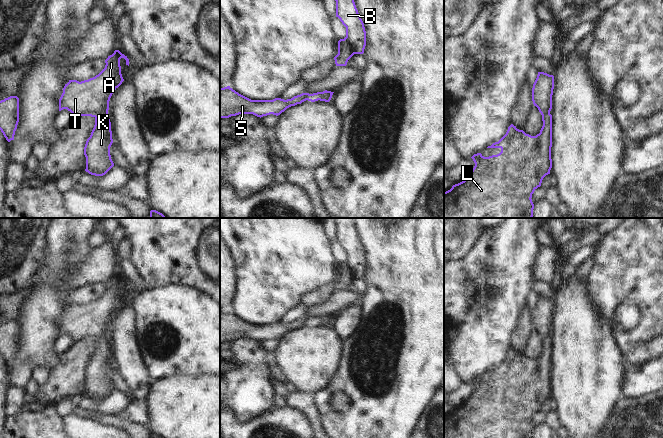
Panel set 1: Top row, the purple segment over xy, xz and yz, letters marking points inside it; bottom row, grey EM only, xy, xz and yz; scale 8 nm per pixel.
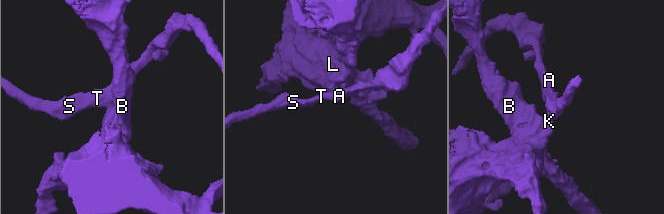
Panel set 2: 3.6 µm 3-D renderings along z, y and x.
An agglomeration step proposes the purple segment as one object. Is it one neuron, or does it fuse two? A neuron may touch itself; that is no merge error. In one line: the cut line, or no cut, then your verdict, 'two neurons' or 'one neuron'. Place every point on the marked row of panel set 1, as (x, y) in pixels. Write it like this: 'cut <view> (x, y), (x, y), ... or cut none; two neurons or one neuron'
cut xz (332, 93), (322, 95), (319, 99); two neurons

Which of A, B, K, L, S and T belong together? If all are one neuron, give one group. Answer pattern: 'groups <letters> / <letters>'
groups A S T / B K L

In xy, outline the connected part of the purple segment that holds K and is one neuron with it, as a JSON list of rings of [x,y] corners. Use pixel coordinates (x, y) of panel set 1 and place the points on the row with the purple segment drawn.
[[[96,115],[94,128],[84,147],[86,172],[95,176],[103,176],[114,166],[110,155],[112,143],[109,115]]]

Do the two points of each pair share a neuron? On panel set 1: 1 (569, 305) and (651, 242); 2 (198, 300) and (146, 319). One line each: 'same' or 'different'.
1: different
2: same

